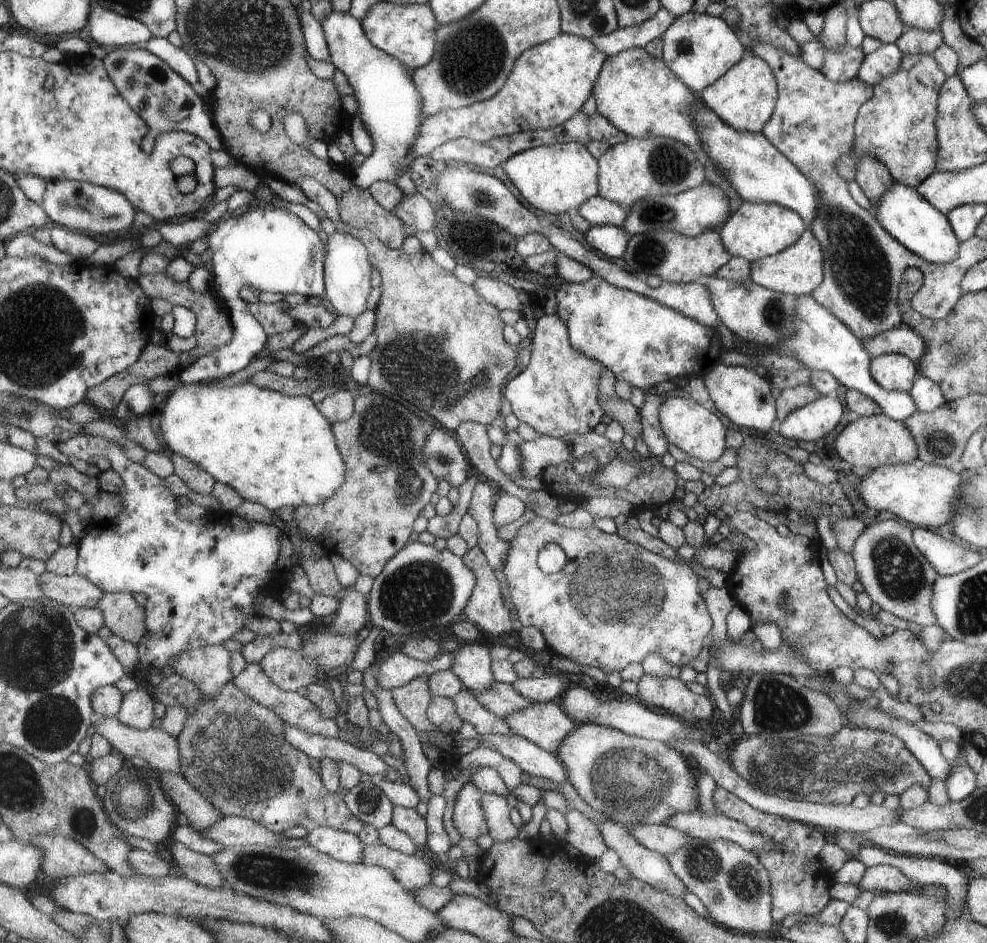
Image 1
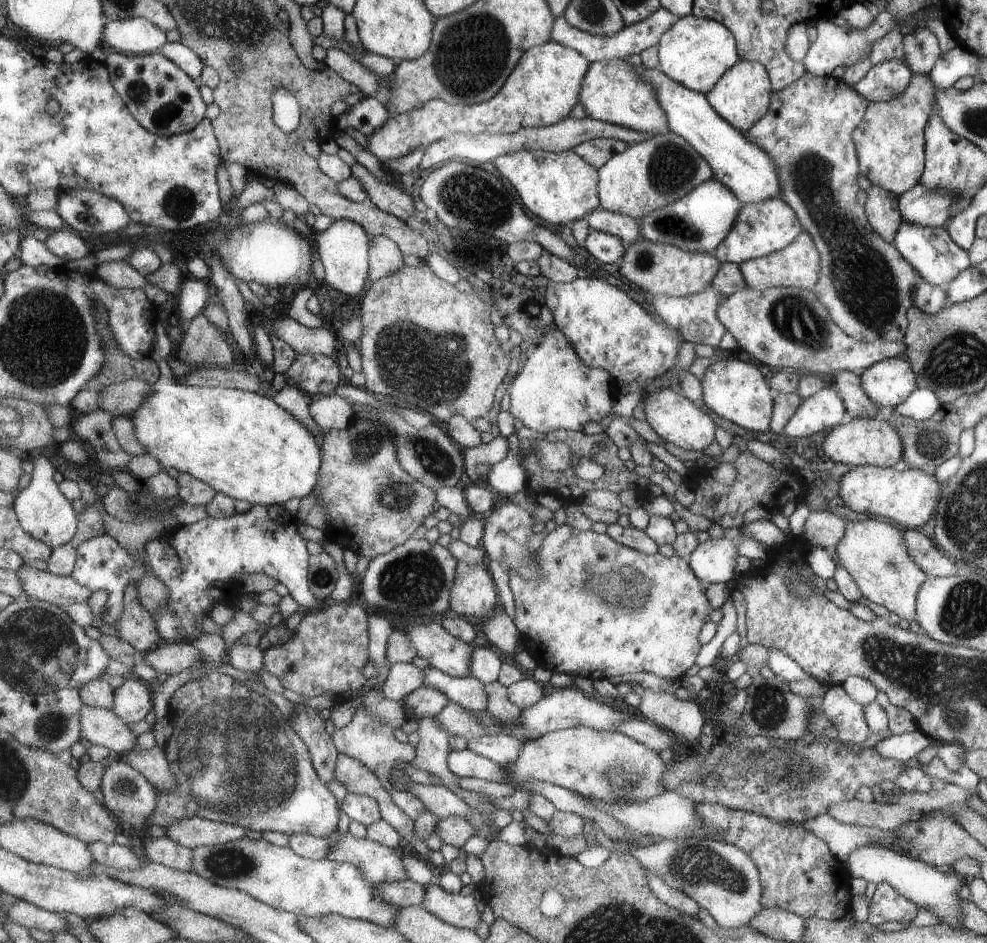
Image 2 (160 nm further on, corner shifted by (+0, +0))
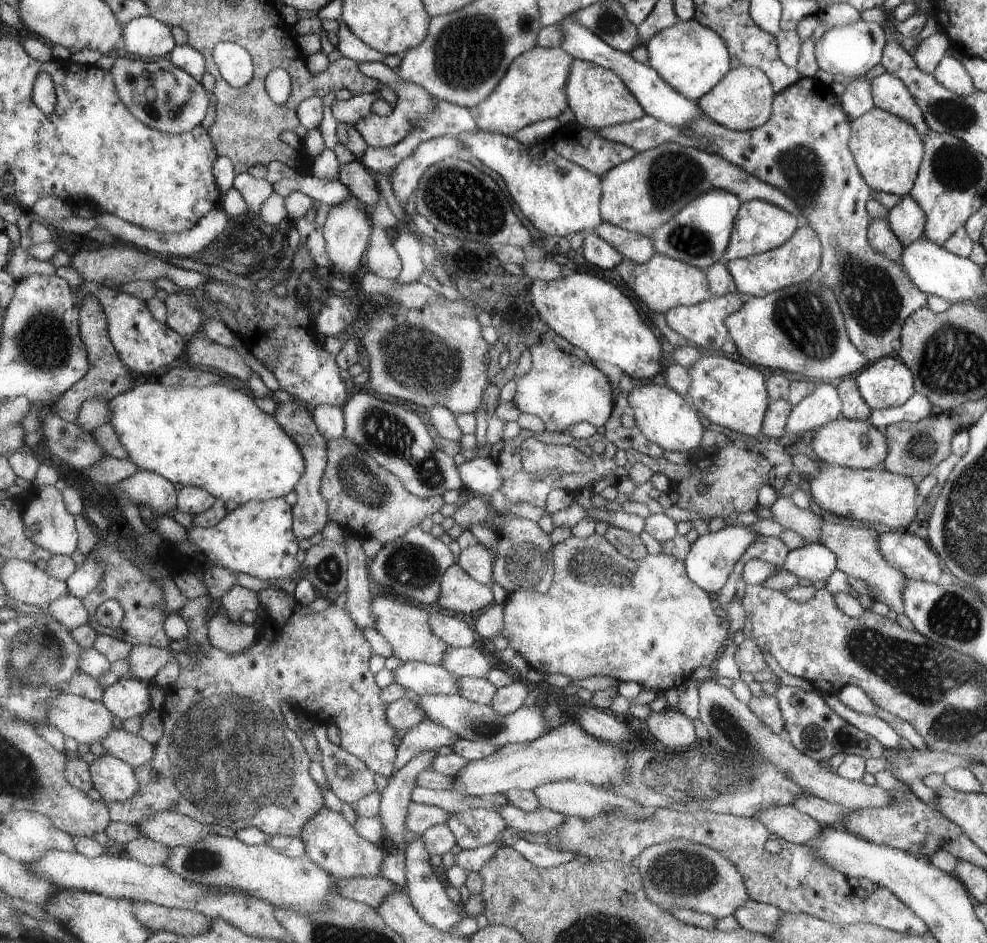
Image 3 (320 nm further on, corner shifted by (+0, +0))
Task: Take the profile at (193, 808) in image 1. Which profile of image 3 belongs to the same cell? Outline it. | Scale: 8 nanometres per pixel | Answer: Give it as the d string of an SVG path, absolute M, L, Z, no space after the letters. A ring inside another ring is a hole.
M115 728L102 744L108 755L115 756L135 769L143 767L146 762L153 762L155 756L155 745L150 744L139 734L131 734L125 728Z

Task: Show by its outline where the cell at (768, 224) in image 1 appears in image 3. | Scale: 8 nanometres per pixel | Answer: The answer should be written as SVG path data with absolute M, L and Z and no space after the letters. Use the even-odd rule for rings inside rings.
M765 200L743 201L734 222L734 231L730 235L729 247L726 249L726 255L722 257L722 262L726 263L729 260L757 255L777 248L786 243L798 231L800 225L800 219L795 217L793 213L769 204Z

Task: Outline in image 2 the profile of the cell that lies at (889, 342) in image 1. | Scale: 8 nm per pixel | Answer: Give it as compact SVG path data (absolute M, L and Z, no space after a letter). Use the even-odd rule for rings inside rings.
M745 286L724 297L717 315L739 348L762 365L790 371L805 370L826 379L834 370L865 371L880 360L903 357L906 350L901 339L864 341L847 336L830 319L827 309L809 289L771 287L759 291Z

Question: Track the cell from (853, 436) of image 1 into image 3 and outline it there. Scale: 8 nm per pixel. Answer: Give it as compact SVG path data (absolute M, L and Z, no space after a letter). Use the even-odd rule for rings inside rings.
M840 416L813 432L810 448L817 463L837 464L837 466L853 469L873 469L881 466L889 454L889 440L882 429L868 425L866 421L846 419ZM863 436L867 438L864 446L861 440Z

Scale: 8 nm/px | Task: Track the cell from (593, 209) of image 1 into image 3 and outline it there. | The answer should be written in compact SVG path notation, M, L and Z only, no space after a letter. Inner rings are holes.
M604 221L599 228L593 230L601 238L605 238L619 250L622 259L633 260L637 264L647 262L654 254L651 239L637 232L627 232L611 222Z

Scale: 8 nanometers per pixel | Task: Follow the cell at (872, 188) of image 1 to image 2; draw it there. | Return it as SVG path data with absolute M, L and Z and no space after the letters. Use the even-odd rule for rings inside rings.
M871 184L866 195L864 208L871 230L892 244L893 235L901 223L898 197L875 184Z

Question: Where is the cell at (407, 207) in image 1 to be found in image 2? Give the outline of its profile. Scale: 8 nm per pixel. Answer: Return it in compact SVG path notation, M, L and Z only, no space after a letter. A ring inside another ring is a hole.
M363 163L352 166L352 176L364 184L372 202L385 212L404 221L413 214L412 196L391 182L379 180Z

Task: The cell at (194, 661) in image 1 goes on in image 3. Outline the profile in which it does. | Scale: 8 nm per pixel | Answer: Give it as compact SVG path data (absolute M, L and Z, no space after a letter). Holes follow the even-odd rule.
M139 645L133 648L133 652L127 658L131 676L143 682L153 682L157 672L175 659L177 652L170 647L160 648L152 645Z

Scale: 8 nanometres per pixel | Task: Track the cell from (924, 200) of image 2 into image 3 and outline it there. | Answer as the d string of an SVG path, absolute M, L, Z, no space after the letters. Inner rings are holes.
M909 194L899 199L899 202L887 212L887 221L890 222L890 228L894 230L895 236L902 242L902 246L912 244L922 236L923 228L927 224L922 206Z

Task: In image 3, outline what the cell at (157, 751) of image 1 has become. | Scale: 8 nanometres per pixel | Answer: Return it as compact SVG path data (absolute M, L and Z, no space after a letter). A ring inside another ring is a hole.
M63 693L51 706L51 727L80 744L102 743L115 730L114 715L102 701Z

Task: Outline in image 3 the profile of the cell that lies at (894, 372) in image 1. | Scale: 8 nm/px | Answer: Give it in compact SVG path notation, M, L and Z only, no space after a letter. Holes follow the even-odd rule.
M896 356L868 364L859 374L858 392L873 410L902 406L913 394L914 376Z

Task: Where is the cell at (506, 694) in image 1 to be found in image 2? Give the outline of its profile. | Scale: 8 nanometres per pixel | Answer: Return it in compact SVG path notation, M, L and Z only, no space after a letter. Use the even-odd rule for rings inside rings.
M429 664L425 667L424 685L444 692L453 703L469 711L484 711L489 708L490 696L486 684L469 675L456 677Z

